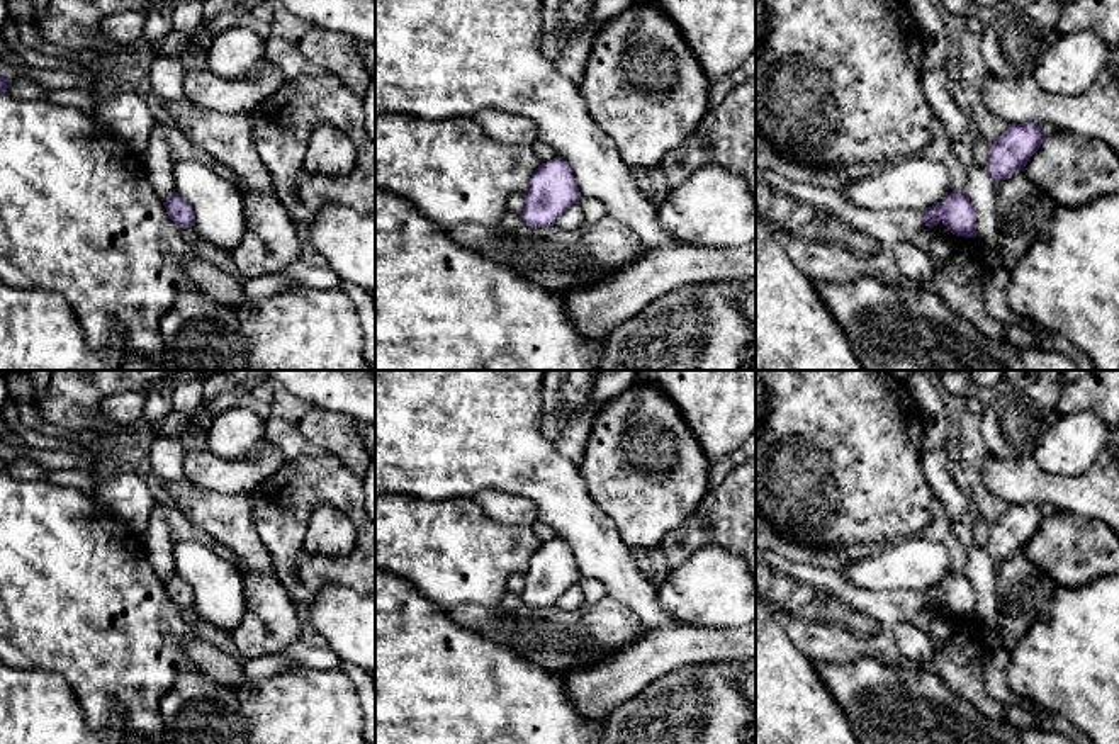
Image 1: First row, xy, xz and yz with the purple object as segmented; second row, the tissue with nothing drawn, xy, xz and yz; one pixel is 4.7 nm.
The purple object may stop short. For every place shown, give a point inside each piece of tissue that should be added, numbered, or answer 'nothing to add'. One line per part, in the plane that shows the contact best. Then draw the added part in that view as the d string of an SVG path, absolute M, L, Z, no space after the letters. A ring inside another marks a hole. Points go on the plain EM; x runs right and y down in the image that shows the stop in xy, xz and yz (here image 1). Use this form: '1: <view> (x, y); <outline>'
1: yz (826, 617); M756 547L756 601L773 613L791 644L808 659L841 664L863 657L883 664L902 661L893 628L914 622L925 606L922 593L863 589L839 571L795 562L764 547Z

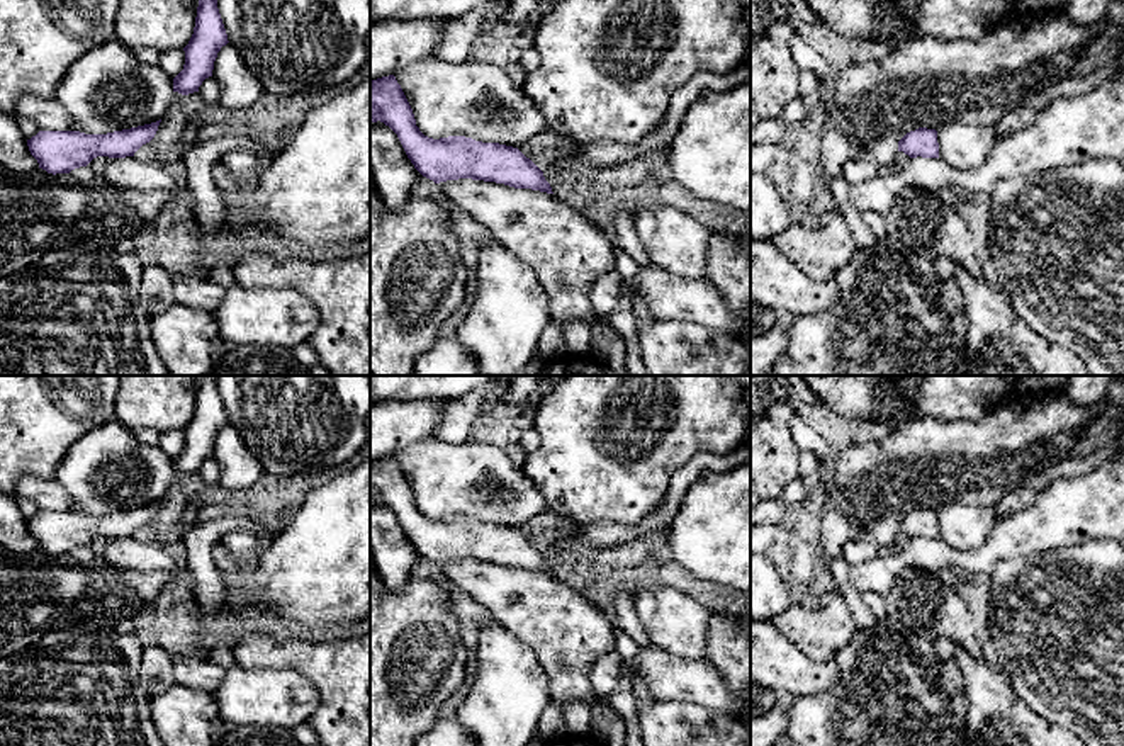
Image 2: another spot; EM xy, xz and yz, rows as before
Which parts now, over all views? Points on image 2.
nothing to add

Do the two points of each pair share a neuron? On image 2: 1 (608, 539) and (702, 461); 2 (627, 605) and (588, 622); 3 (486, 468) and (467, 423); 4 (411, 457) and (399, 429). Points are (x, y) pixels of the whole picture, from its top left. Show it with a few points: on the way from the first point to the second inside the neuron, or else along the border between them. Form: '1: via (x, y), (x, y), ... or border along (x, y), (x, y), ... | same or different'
1: via (634, 531), (651, 524), (669, 505), (678, 486) | same
2: border along (612, 619), (617, 627) | different
3: border along (476, 434), (462, 442), (433, 439) | different
4: border along (430, 437), (406, 446), (394, 456) | different

